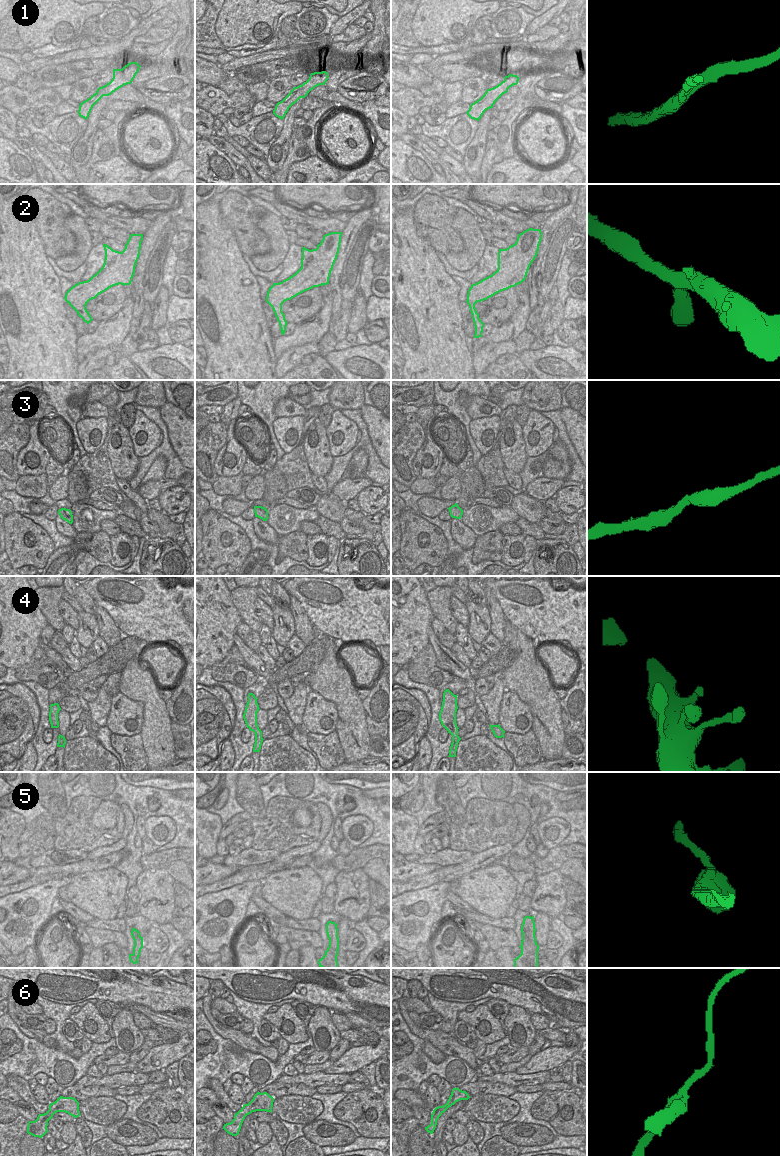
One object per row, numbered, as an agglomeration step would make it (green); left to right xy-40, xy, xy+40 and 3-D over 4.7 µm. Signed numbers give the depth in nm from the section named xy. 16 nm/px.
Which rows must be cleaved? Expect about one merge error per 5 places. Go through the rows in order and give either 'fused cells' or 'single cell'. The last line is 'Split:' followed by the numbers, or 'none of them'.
1: single cell
2: single cell
3: single cell
4: single cell
5: fused cells
6: single cell
Split: 5

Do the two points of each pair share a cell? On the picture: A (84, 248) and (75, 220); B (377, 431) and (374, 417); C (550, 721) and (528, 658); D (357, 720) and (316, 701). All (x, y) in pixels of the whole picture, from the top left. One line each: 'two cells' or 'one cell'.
A: one cell
B: one cell
C: one cell
D: two cells

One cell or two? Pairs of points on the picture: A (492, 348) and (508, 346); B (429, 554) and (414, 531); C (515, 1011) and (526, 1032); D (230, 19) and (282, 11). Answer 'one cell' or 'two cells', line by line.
A: one cell
B: one cell
C: one cell
D: one cell

